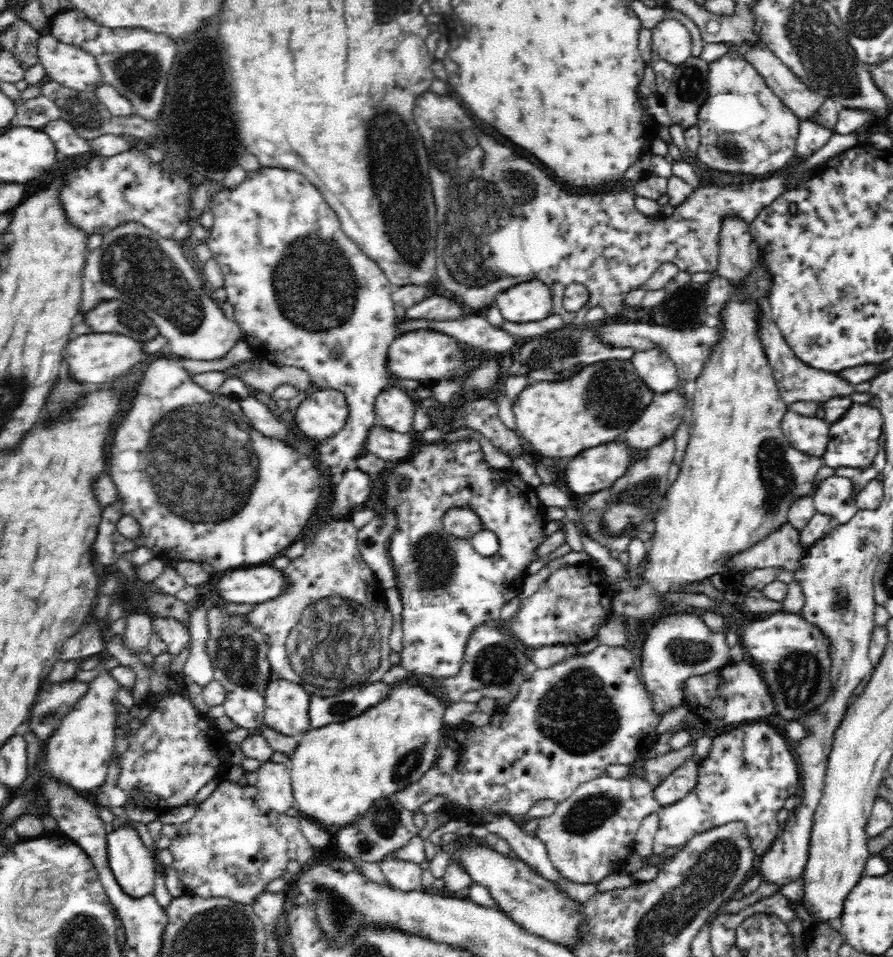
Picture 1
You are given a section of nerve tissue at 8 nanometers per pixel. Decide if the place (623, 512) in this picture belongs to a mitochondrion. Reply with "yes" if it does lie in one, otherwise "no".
yes

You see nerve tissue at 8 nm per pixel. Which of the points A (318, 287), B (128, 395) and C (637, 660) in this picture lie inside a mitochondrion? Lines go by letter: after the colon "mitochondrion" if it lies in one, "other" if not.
A: mitochondrion
B: other
C: other

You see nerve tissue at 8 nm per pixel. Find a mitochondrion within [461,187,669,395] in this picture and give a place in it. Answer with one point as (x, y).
(562, 346)

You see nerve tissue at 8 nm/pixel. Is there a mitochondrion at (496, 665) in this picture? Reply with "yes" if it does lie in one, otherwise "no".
yes

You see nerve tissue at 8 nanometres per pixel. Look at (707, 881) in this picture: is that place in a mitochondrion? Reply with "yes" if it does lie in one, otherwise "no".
yes

